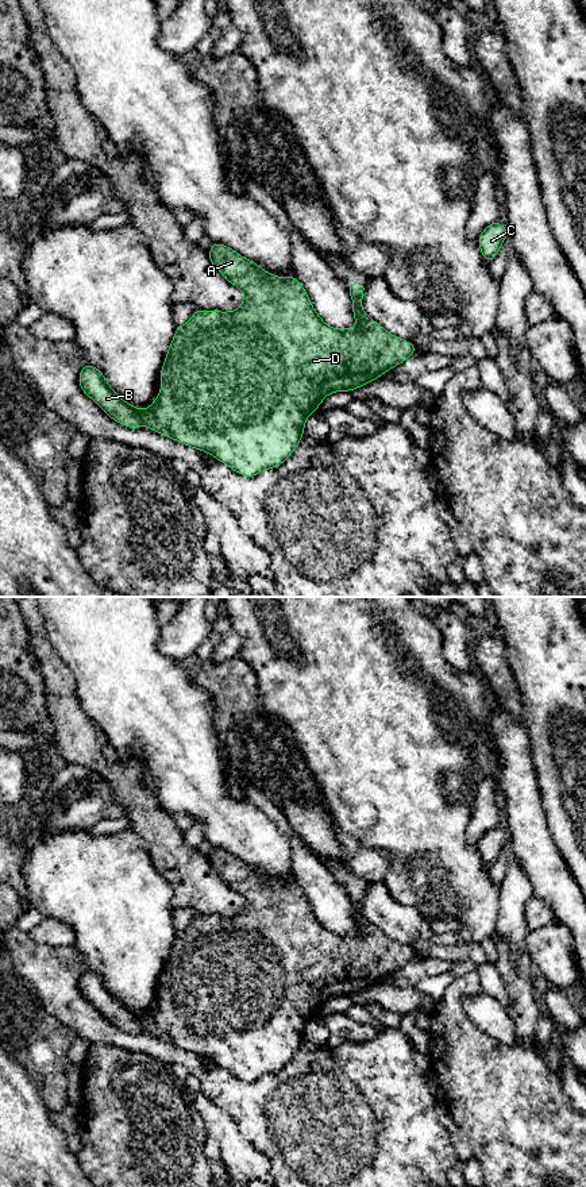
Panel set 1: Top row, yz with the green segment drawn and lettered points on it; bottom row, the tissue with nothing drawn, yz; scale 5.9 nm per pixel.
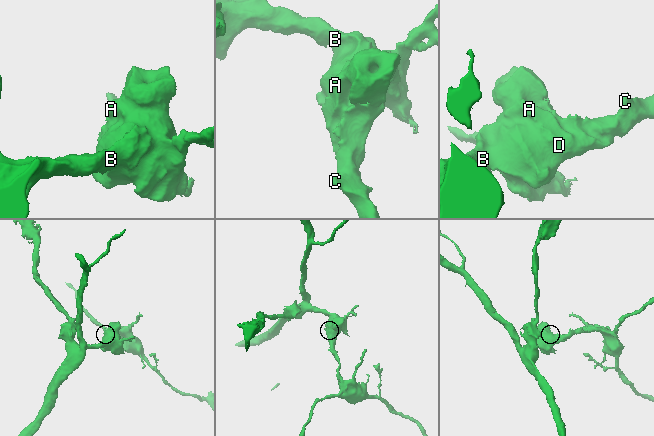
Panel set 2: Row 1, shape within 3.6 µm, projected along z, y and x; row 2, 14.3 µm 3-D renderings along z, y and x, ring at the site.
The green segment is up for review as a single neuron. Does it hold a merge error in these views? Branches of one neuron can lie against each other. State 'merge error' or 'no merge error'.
no merge error

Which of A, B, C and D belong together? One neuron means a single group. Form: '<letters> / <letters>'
A B C D

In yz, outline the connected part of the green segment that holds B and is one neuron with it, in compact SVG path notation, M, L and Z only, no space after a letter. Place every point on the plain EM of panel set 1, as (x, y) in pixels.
M212 847L208 863L228 887L243 895L244 906L232 917L197 913L185 930L177 930L161 974L161 999L150 1013L127 1009L97 972L86 968L80 976L82 997L115 1026L131 1034L147 1030L212 1059L244 1082L255 1082L290 1061L301 1048L307 1022L327 999L361 993L417 956L415 949L393 941L363 917L366 887L347 890L356 930L336 934L320 924L294 880L274 882L217 847Z

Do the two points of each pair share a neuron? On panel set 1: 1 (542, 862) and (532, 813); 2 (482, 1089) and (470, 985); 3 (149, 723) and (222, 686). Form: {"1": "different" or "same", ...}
{"1": "same", "2": "same", "3": "different"}

